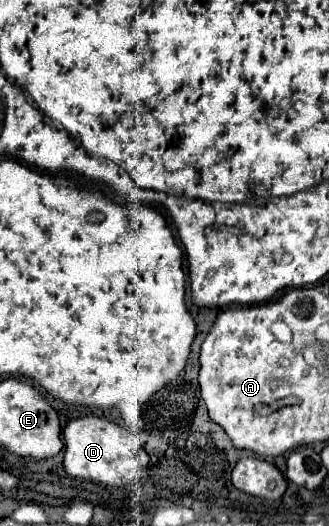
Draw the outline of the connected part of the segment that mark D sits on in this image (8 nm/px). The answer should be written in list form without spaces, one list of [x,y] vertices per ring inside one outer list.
[[[99,417],[73,419],[63,431],[63,441],[65,441],[63,465],[71,477],[119,487],[138,482],[145,474],[149,463],[149,455],[135,433]]]

